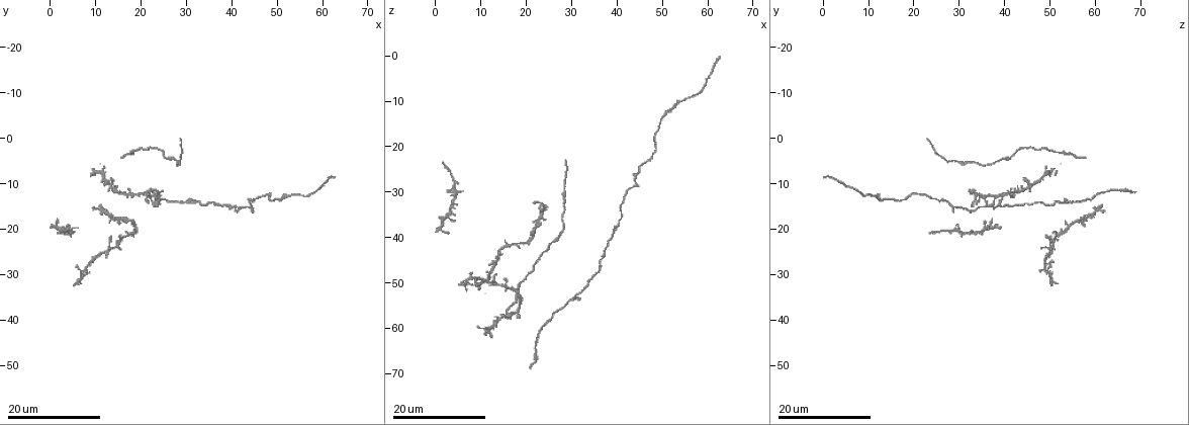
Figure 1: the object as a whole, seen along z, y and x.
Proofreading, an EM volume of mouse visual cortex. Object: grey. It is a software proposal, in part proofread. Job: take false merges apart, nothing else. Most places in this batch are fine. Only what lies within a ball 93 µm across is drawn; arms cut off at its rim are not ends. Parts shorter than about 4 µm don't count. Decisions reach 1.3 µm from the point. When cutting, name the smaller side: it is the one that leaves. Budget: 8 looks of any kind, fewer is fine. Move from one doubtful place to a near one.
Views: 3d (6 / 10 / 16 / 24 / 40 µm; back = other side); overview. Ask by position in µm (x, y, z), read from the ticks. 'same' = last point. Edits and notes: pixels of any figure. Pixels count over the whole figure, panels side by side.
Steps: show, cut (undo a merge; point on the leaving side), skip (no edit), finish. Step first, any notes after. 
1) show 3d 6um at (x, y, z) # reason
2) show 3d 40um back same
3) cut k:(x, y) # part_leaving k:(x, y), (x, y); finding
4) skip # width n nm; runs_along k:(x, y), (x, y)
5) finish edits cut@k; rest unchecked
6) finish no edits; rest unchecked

show 3d 24um at (7.5, 28.5, 49.0) # narrows sharply

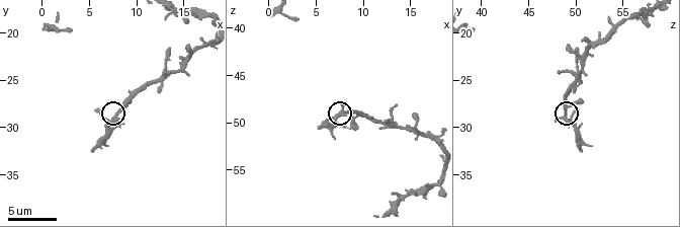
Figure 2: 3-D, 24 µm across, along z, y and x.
show 3d 10um at (8.0, 28.4, 48.8)

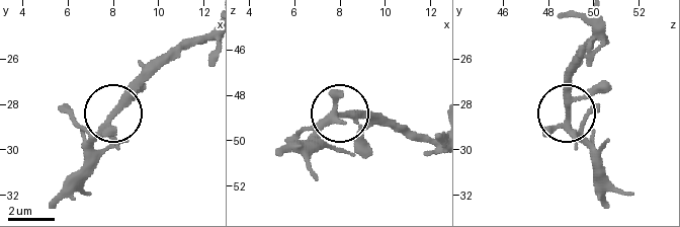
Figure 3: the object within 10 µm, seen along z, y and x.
skip # width 250 nm; one neuron here

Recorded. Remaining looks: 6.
show 3d 16um at (15.4, 22.6, 50.4) # three-way junction

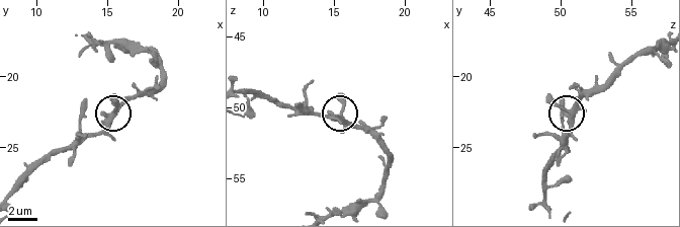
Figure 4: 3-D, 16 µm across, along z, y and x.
show 3d 16um back at (15.4, 22.4, 50.4)

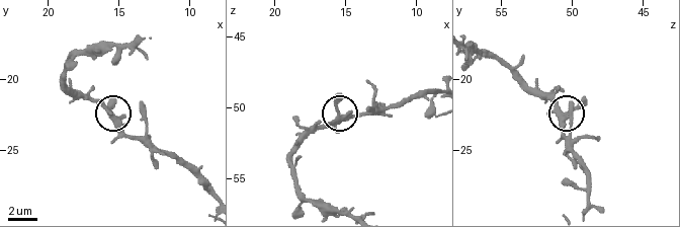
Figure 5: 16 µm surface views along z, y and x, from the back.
skip # width 310 nm; runs_along 5:(294, 210), (301, 199), (296, 148), (339, 112), (360, 116); one neuron here

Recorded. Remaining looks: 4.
show 3d 10um at (17.8, 18.0, 56.6) # three arms meet

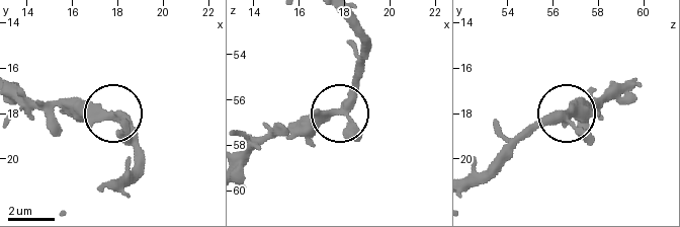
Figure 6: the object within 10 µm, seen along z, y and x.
skip # arms 3; one neuron here

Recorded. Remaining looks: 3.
show 3d 16um at (16.0, 12.5, 42.0) # four-way junction

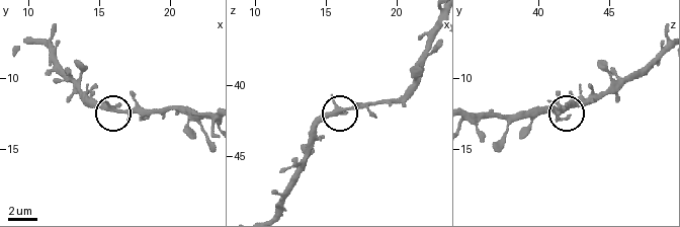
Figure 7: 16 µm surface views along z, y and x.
show 3d 10um at (16.6, 12.2, 41.8) # closer look

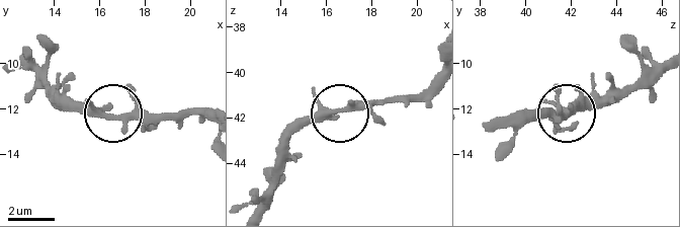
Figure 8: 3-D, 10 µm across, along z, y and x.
skip # width 250 nm; continuous, no second neuron

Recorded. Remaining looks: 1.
finish no edits; rest unchecked

